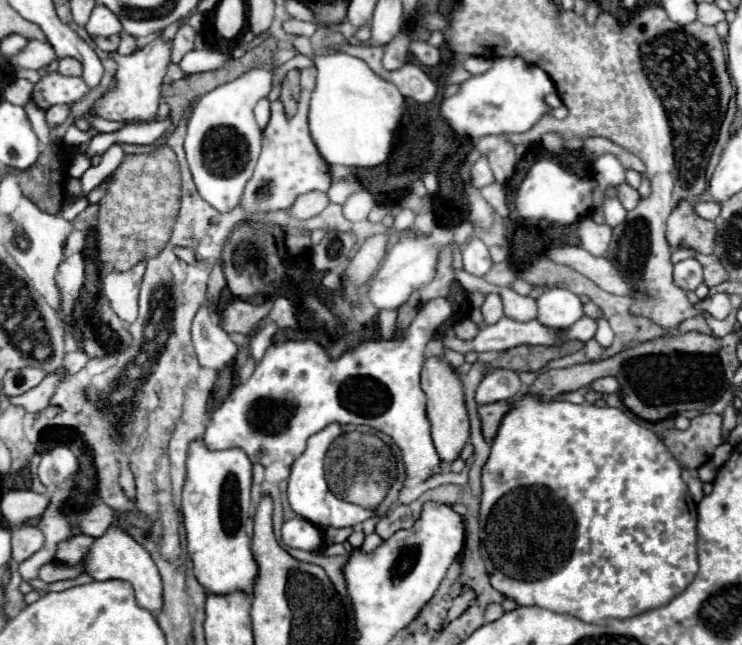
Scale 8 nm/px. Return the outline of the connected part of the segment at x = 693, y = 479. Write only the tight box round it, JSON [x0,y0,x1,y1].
[682,469,704,503]

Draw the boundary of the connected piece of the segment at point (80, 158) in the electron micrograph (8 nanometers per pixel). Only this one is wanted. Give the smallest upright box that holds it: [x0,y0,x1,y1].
[68,153,90,179]

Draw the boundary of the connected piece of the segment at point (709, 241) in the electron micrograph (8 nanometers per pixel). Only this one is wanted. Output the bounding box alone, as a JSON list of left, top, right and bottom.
[666,199,716,255]

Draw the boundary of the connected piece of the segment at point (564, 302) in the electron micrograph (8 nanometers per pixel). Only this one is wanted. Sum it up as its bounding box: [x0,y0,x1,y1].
[538,287,582,329]

